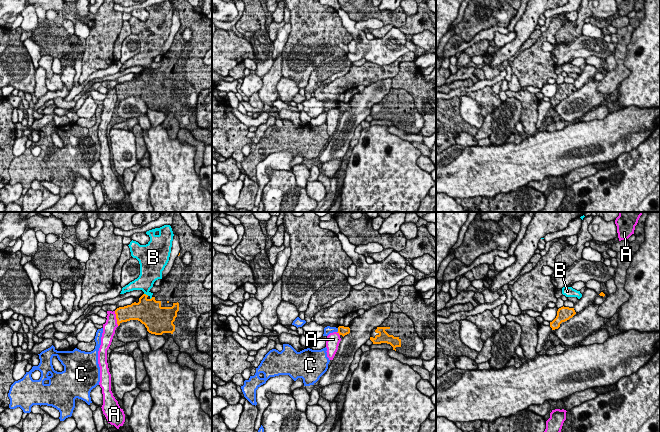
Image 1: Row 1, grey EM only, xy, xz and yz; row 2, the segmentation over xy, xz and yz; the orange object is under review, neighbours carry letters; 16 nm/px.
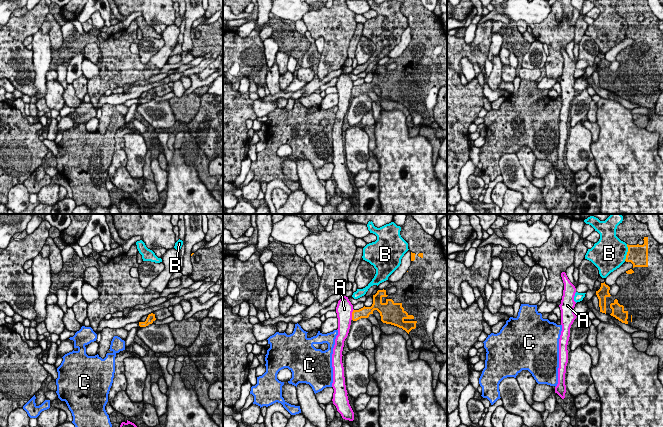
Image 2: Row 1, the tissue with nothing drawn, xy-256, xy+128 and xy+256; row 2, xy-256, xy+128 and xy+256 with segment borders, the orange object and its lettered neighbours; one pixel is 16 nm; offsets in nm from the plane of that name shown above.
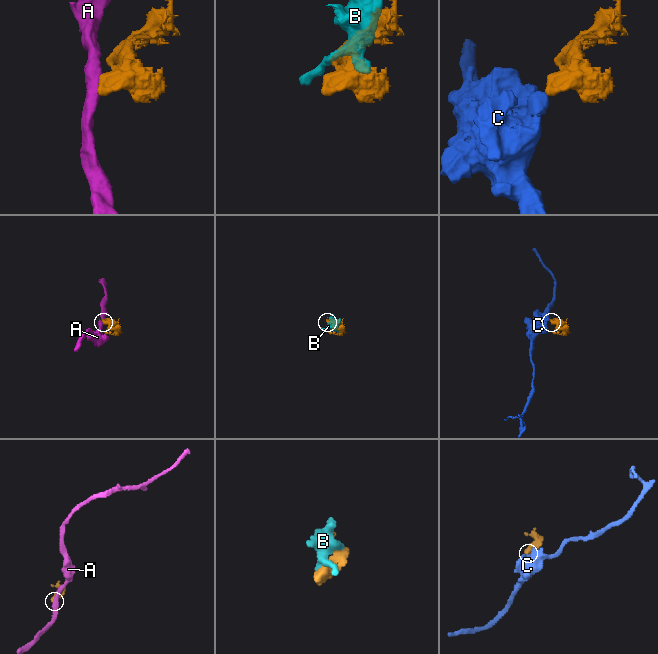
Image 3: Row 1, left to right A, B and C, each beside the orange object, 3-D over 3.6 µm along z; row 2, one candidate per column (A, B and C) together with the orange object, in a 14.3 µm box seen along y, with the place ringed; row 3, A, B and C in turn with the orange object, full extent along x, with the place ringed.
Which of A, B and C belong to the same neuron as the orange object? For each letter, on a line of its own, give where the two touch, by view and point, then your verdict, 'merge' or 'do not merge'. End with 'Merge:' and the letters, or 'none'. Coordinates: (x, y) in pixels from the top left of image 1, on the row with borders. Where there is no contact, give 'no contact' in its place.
A: contact xy (116, 318); do not merge
B: contact xy (145, 294); do not merge
C: contact xz (338, 330); do not merge
Merge: none

